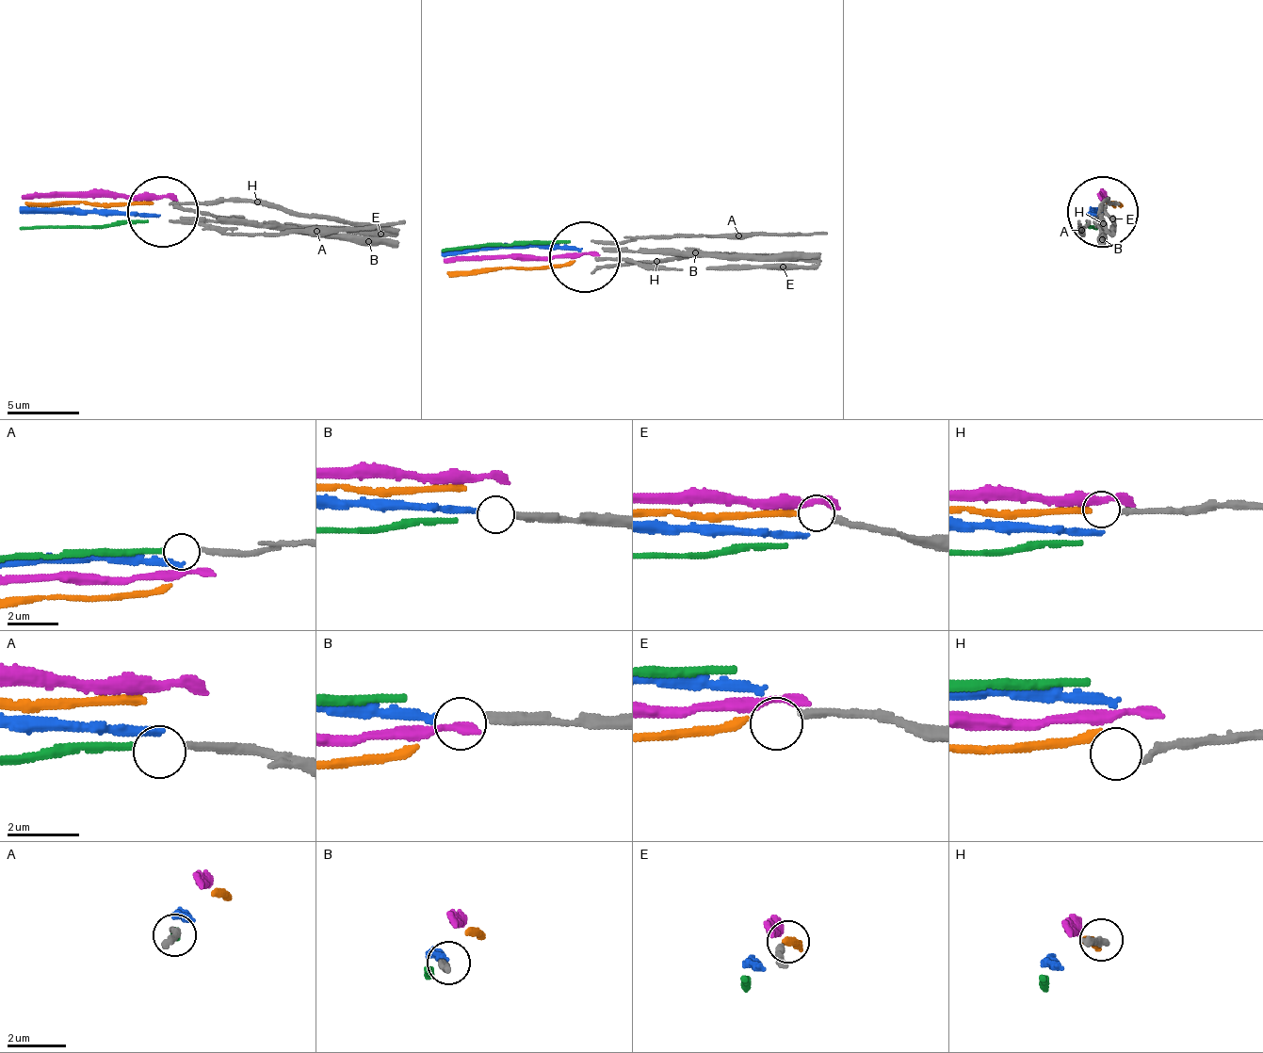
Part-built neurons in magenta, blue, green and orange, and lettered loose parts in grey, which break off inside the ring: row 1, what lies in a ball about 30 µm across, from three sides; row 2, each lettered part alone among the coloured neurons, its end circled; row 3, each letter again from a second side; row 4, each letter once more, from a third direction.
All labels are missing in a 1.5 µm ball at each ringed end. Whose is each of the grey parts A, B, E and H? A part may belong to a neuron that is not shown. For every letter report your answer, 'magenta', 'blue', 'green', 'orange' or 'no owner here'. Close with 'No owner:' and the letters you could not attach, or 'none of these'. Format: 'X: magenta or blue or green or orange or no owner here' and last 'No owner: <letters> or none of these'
A: green
B: blue
E: orange
H: no owner here
No owner: H

